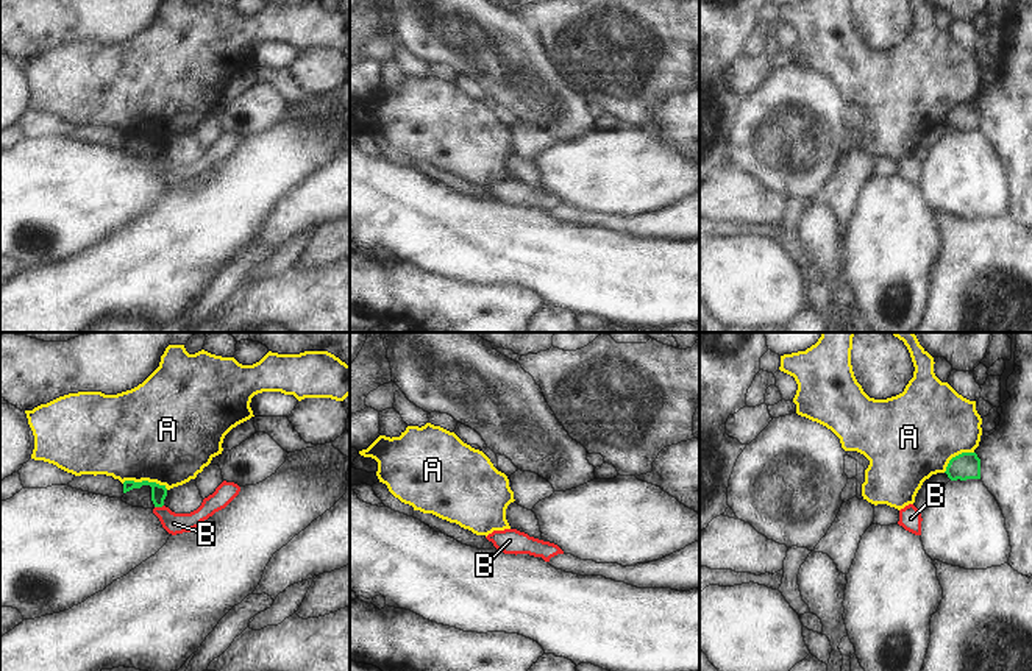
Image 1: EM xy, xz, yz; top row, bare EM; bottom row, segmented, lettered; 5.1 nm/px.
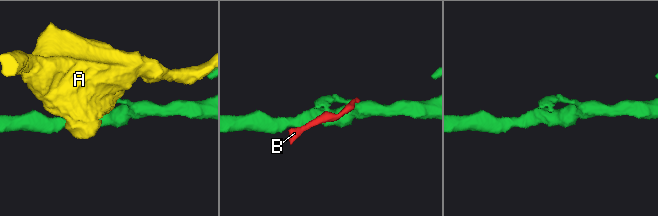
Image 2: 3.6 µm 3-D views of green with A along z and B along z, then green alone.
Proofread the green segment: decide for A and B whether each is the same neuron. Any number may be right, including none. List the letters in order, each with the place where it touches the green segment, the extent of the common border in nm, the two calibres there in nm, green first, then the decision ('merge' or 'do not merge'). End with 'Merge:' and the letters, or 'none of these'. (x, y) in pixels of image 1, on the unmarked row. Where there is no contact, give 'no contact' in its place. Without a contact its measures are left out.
A: xy (145, 131) | 240 nm | 80/500 nm | do not merge
B: xy (158, 156) | 50 nm | 80/110 nm | do not merge
Merge: none of these

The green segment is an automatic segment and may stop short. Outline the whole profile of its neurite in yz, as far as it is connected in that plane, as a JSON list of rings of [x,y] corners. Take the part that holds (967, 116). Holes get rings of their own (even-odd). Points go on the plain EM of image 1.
[[[962,103],[949,111],[945,123],[951,131],[980,130],[980,109],[976,103]]]

